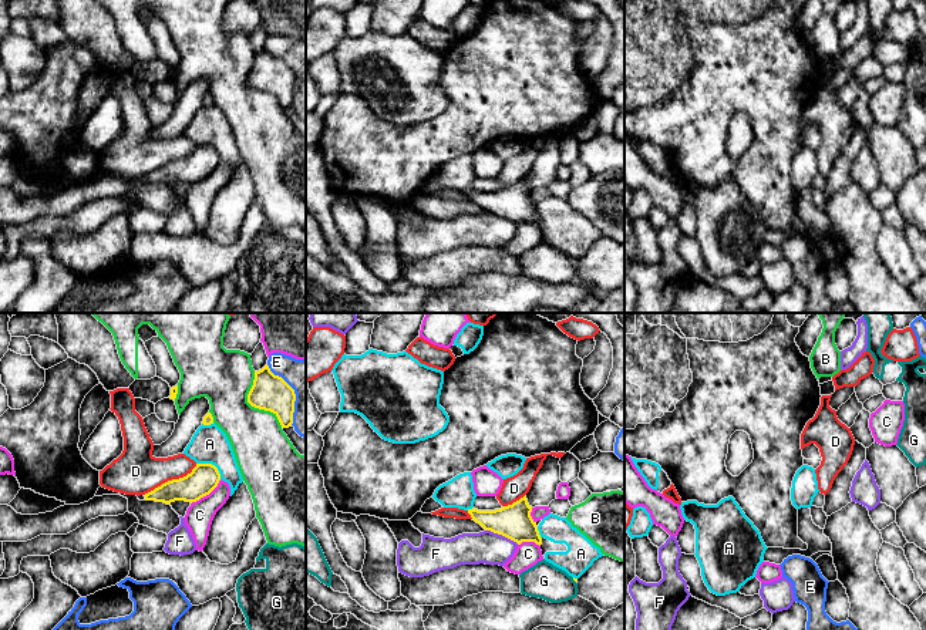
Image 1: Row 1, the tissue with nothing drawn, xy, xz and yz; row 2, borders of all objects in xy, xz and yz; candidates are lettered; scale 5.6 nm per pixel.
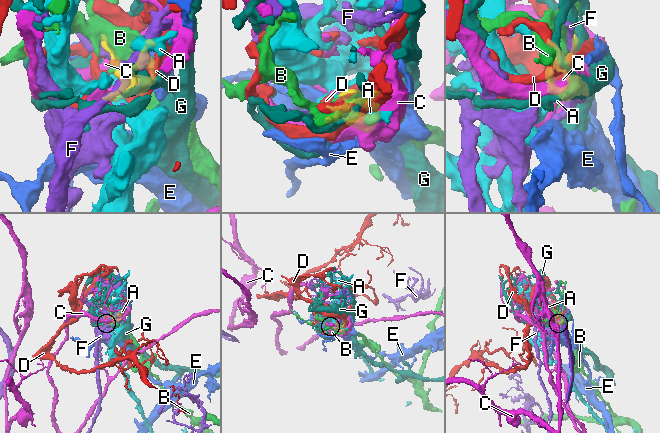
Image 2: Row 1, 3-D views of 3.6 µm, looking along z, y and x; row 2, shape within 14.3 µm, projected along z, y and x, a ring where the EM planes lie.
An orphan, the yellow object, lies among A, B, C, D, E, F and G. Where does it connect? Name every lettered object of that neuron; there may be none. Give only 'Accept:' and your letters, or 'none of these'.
Accept: none of these

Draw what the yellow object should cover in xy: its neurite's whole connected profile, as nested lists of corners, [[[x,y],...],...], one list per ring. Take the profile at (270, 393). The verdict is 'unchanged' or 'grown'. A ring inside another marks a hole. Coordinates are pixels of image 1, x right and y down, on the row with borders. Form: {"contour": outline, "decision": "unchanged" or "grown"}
{"contour": [[[267,364],[255,371],[253,385],[248,394],[252,407],[273,412],[282,428],[289,428],[293,424],[294,401],[294,390],[282,377],[275,375]]], "decision": "unchanged"}

